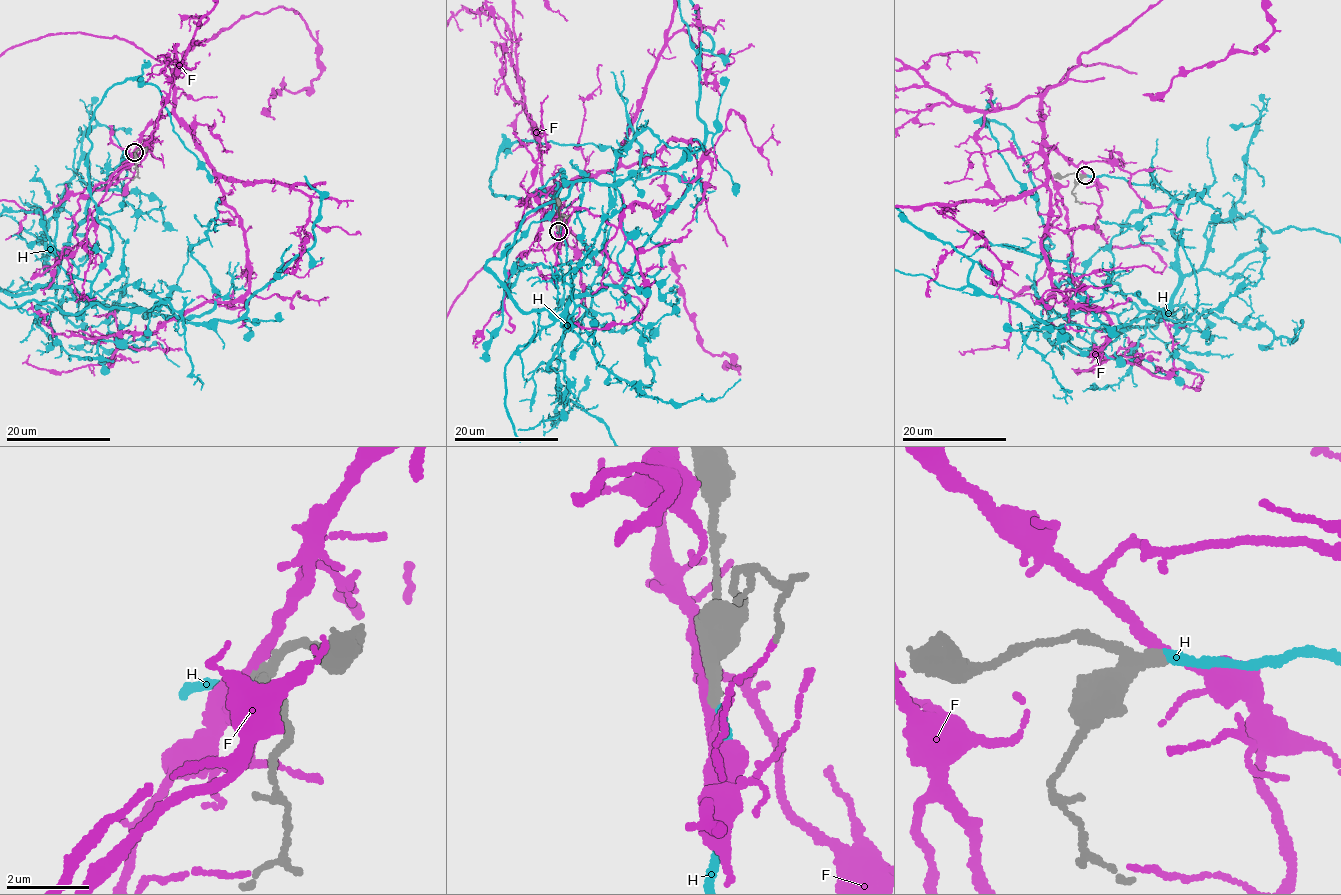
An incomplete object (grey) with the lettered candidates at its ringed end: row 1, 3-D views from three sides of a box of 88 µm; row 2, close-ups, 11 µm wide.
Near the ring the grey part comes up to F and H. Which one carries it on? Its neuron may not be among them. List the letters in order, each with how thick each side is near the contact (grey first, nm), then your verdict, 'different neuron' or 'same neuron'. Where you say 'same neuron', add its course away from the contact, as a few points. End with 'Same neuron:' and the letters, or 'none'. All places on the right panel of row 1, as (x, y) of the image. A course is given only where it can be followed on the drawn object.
F: 280 nm thick on the grey side, 280 nm on the other; different neuron
H: 260 nm thick on the grey side, 190 nm on the other; same neuron
Same neuron: H

